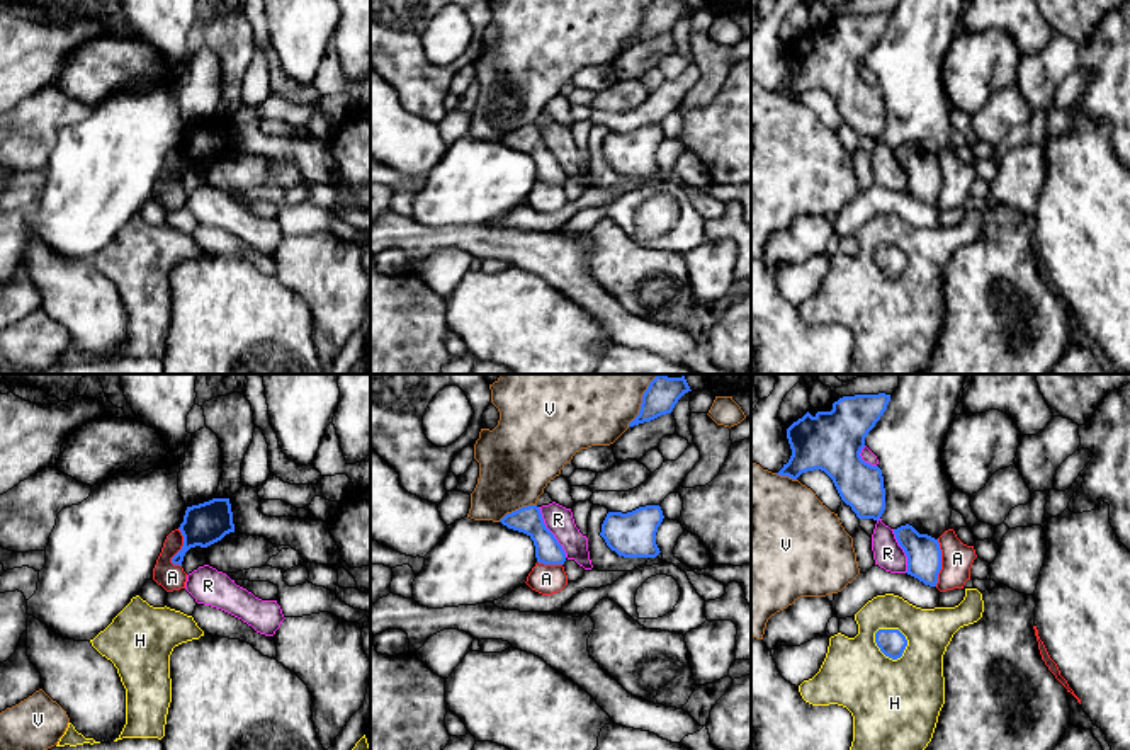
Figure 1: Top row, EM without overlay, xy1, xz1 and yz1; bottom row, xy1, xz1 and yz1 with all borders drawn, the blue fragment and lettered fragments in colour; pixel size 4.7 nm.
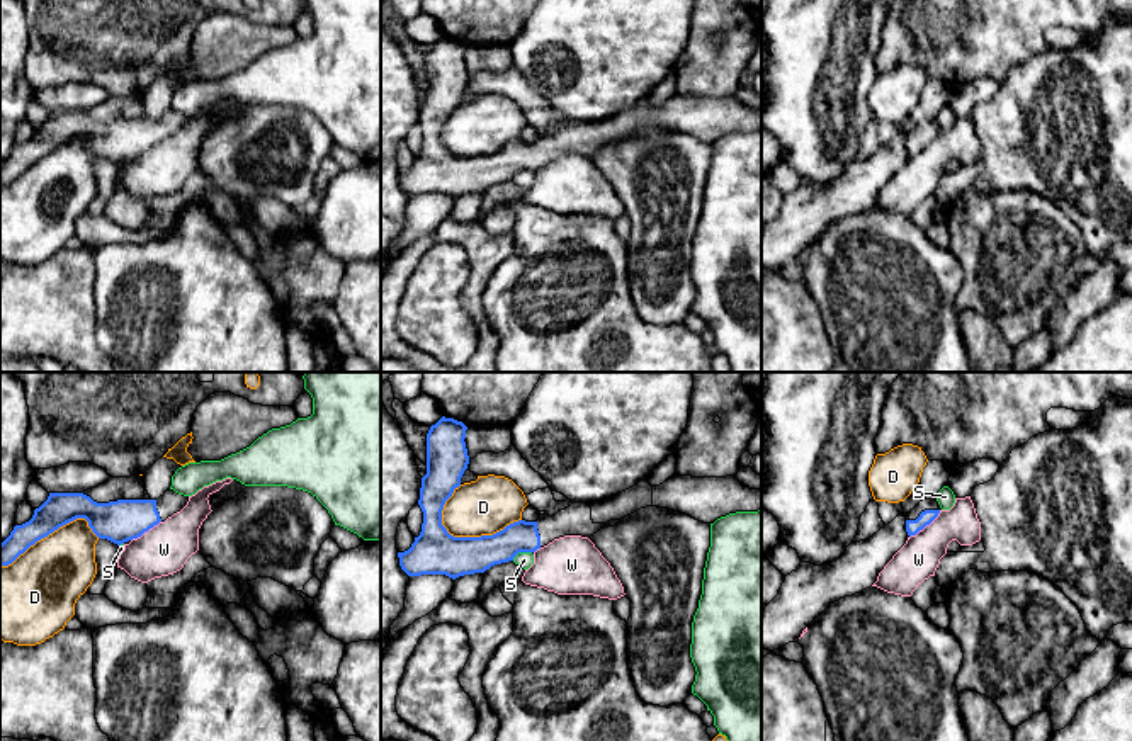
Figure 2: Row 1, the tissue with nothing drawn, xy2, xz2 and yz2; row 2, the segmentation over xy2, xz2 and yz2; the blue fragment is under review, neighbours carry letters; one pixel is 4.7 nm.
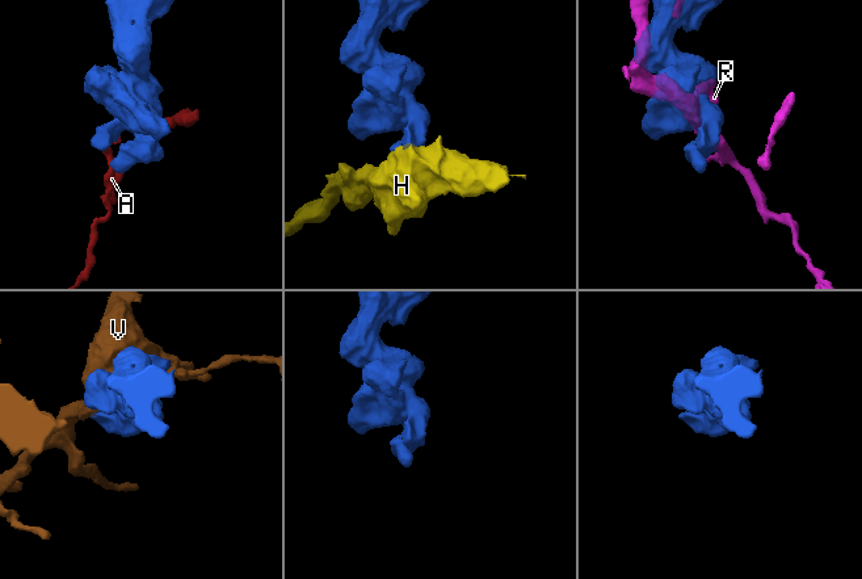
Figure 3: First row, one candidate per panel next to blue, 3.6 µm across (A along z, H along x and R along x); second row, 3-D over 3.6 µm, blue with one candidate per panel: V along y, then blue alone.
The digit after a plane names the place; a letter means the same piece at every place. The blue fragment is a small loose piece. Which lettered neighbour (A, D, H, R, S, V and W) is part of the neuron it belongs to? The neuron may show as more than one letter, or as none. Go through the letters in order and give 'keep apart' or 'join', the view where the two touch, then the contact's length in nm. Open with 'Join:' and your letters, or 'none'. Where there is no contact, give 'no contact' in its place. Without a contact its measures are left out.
Join: none
A: keep apart; meets blue in yz1; contact 220 nm long
D: keep apart; meets blue in xz2; contact 380 nm long
H: keep apart; meets blue in yz1; contact 180 nm long
R: keep apart; meets blue in xz1; contact 280 nm long
S: keep apart; meets blue in xz2; contact 100 nm long
V: keep apart; meets blue in xz1; contact 200 nm long
W: keep apart; meets blue in yz2; contact 200 nm long

